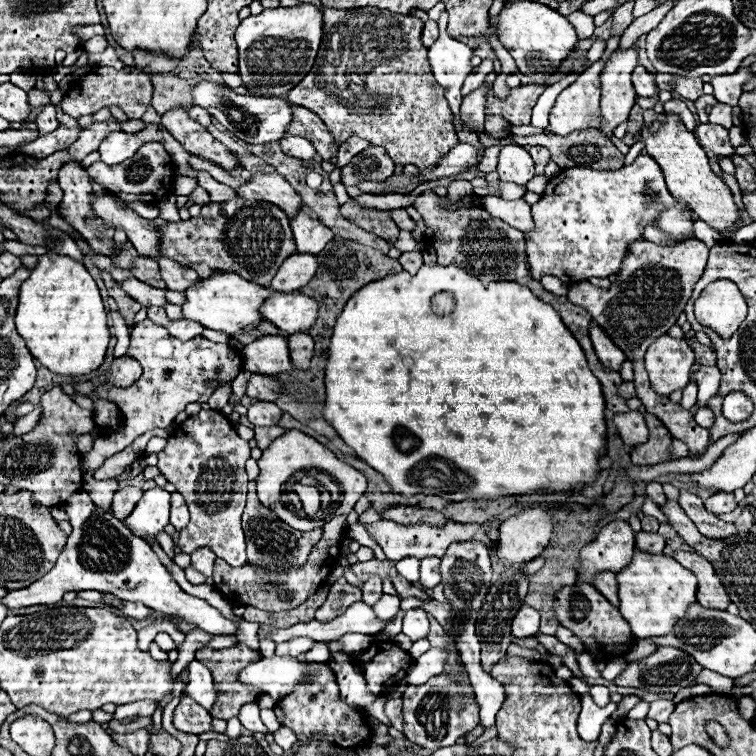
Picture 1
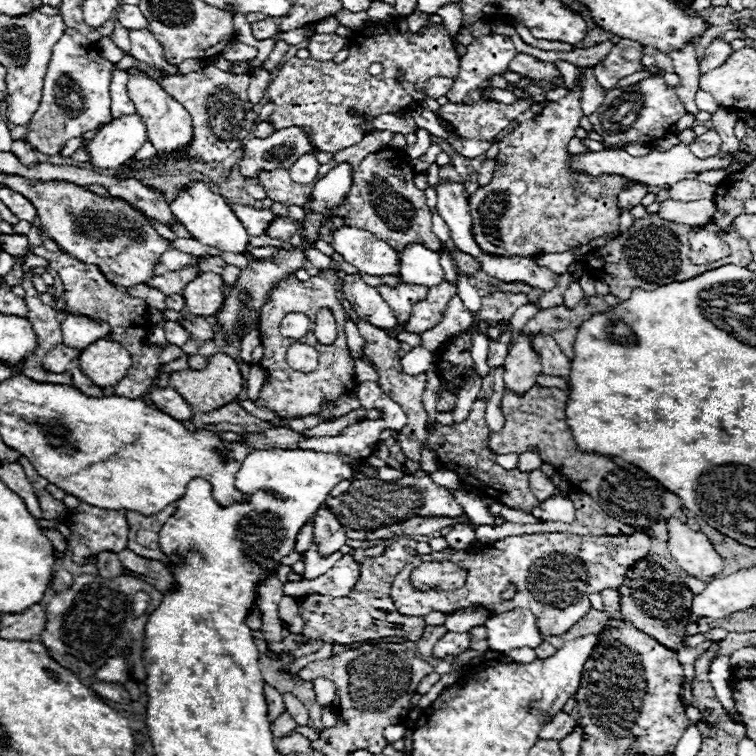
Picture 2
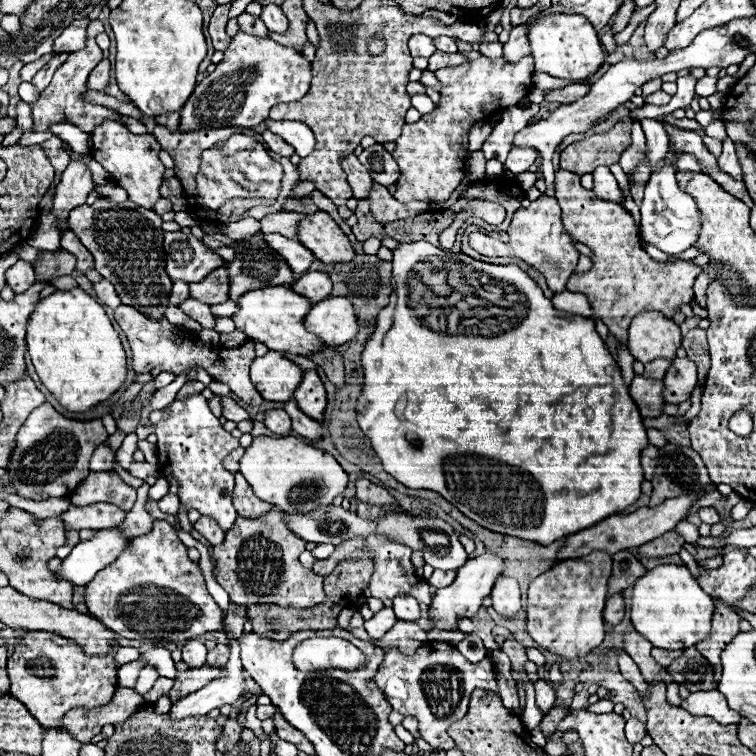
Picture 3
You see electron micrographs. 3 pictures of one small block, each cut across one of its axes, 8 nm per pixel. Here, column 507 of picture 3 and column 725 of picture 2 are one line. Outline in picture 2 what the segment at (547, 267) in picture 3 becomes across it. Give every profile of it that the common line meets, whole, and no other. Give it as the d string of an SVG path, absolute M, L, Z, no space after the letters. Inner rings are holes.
M708 222L704 230L690 234L690 260L694 264L708 264L730 256L730 246L720 240L722 230Z

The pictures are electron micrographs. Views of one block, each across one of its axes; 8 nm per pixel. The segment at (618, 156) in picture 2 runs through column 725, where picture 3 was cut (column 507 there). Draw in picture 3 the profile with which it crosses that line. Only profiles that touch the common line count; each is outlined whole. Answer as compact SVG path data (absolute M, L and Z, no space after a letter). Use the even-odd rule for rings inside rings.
M512 148L508 154L508 160L504 162L506 168L514 174L526 172L536 160L536 150L534 148Z

